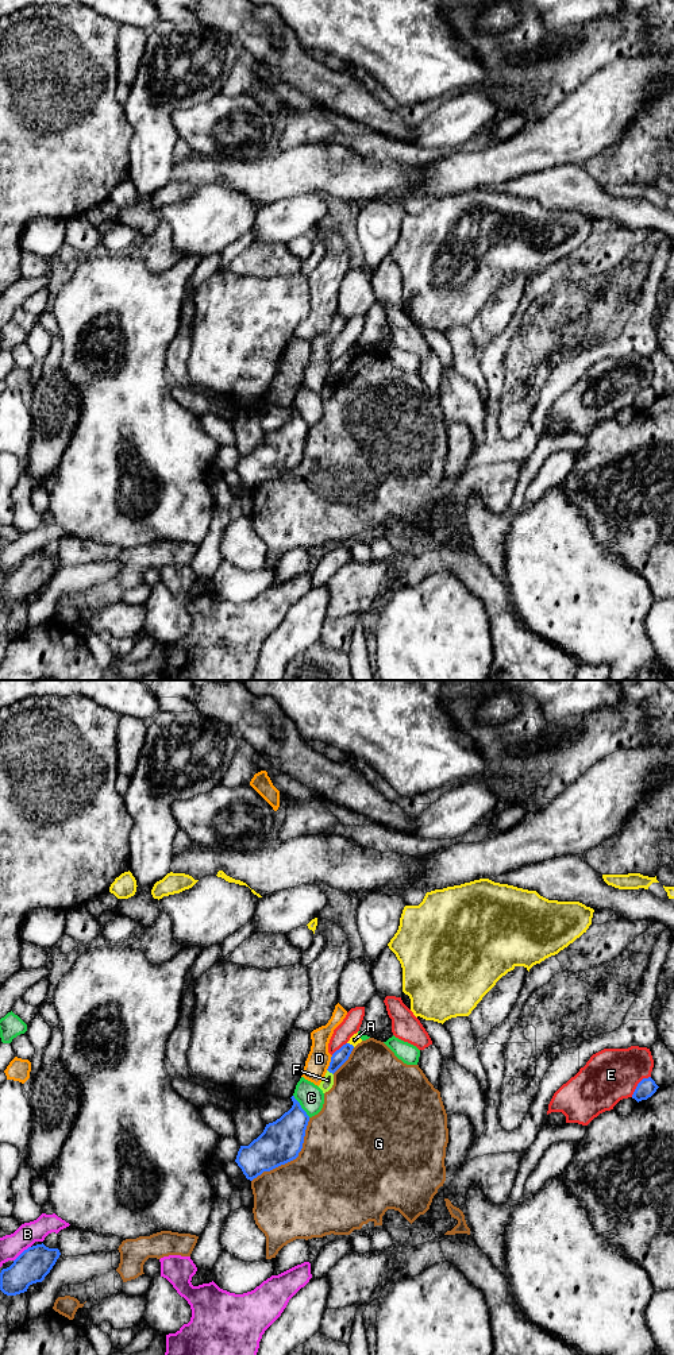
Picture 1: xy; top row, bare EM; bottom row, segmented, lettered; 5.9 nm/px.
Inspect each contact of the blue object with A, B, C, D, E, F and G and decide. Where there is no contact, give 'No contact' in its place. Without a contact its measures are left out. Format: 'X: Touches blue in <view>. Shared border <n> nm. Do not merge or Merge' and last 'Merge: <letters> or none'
A: Touches blue in xy. Shared border 50 nm. Do not merge
B: Touches blue in xy. Shared border 140 nm. Do not merge
C: Touches blue in xy. Shared border 170 nm. Do not merge
D: Touches blue in xy. Shared border 100 nm. Do not merge
E: Touches blue in xy. Shared border 170 nm. Do not merge
F: Touches blue in xy. Shared border 50 nm. Do not merge
G: Touches blue in xy. Shared border 500 nm. Do not merge
Merge: none

